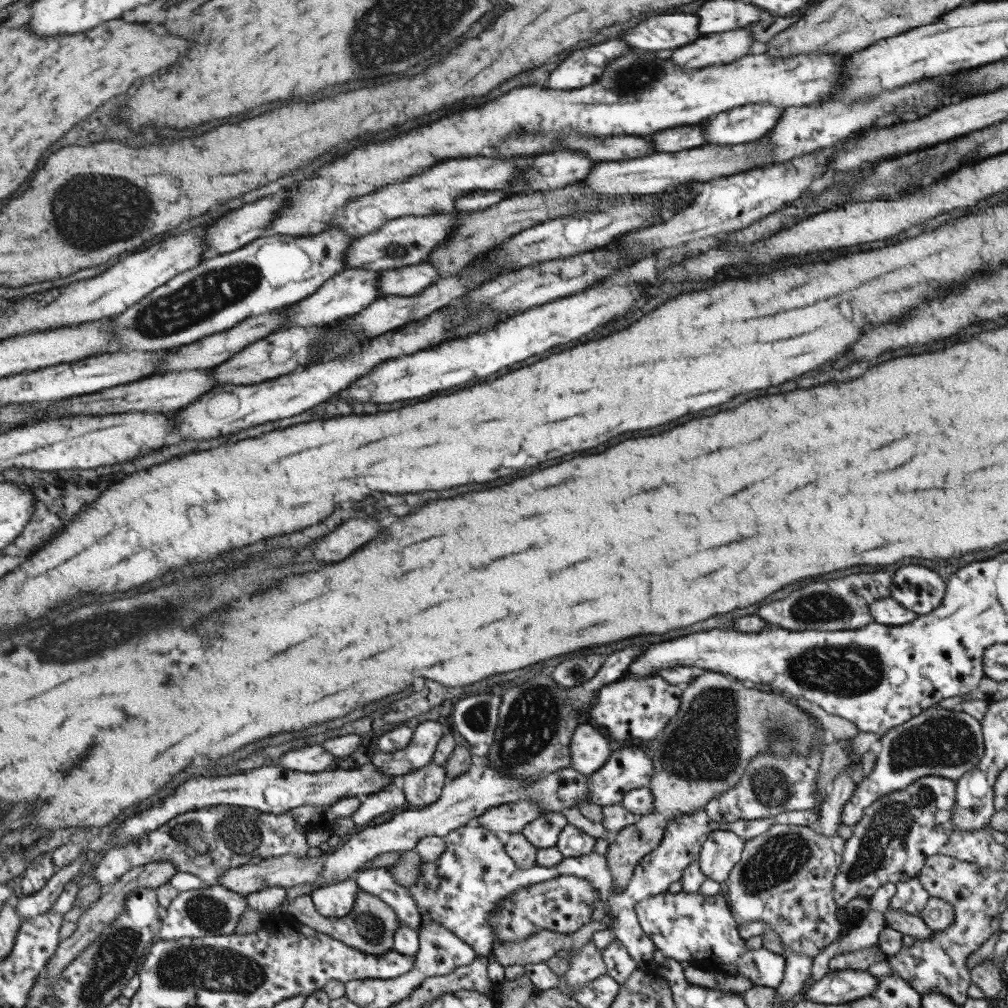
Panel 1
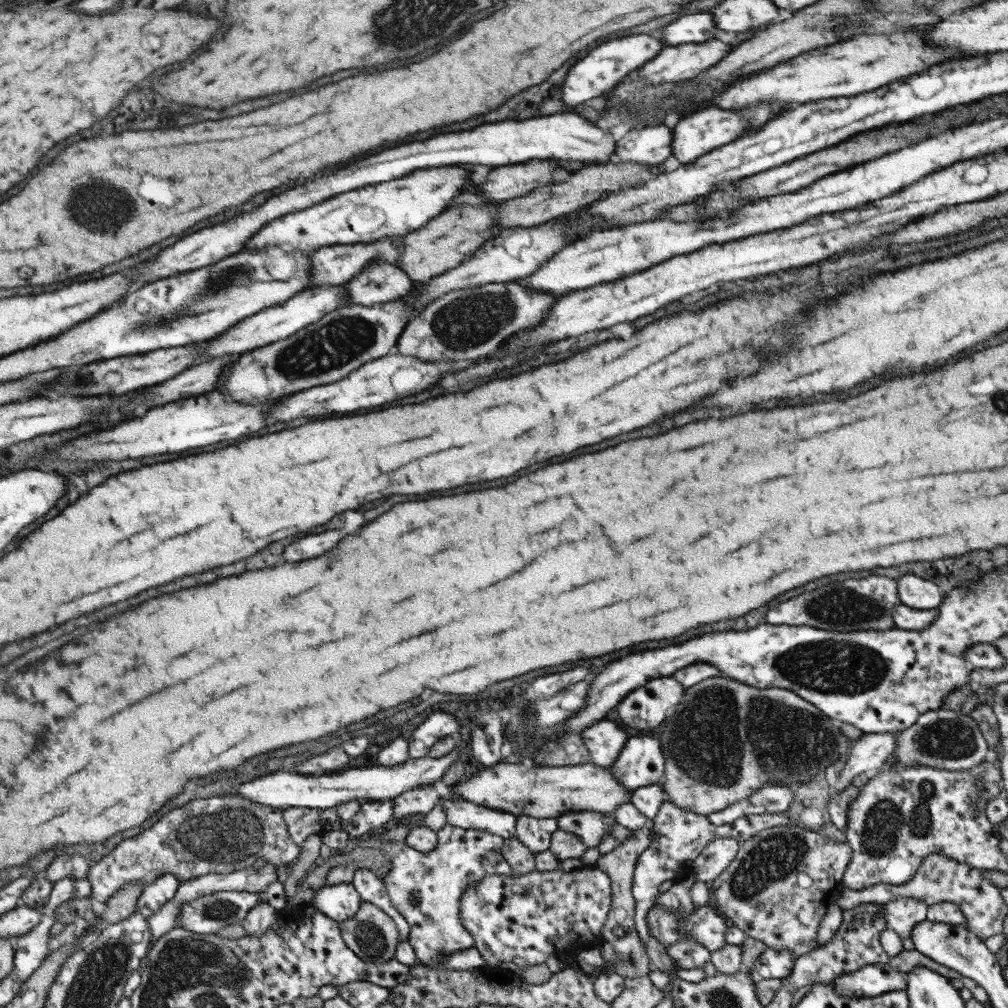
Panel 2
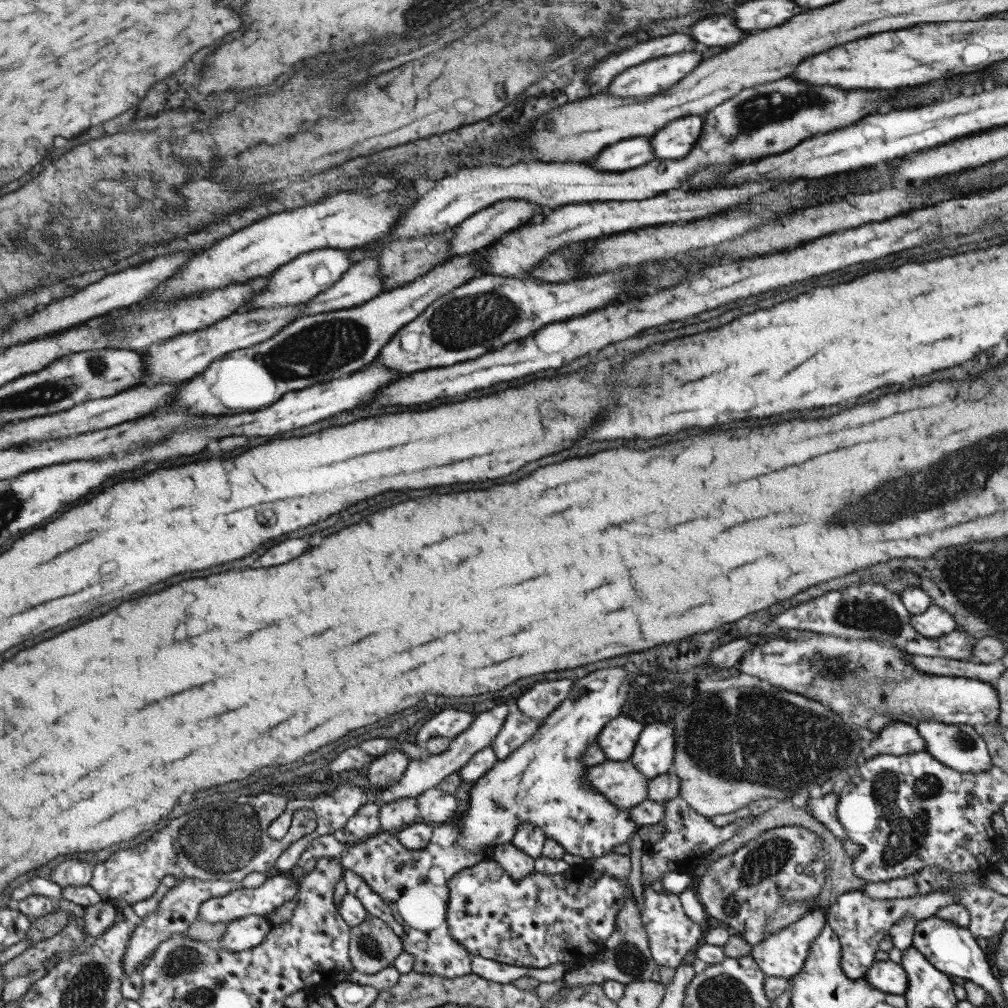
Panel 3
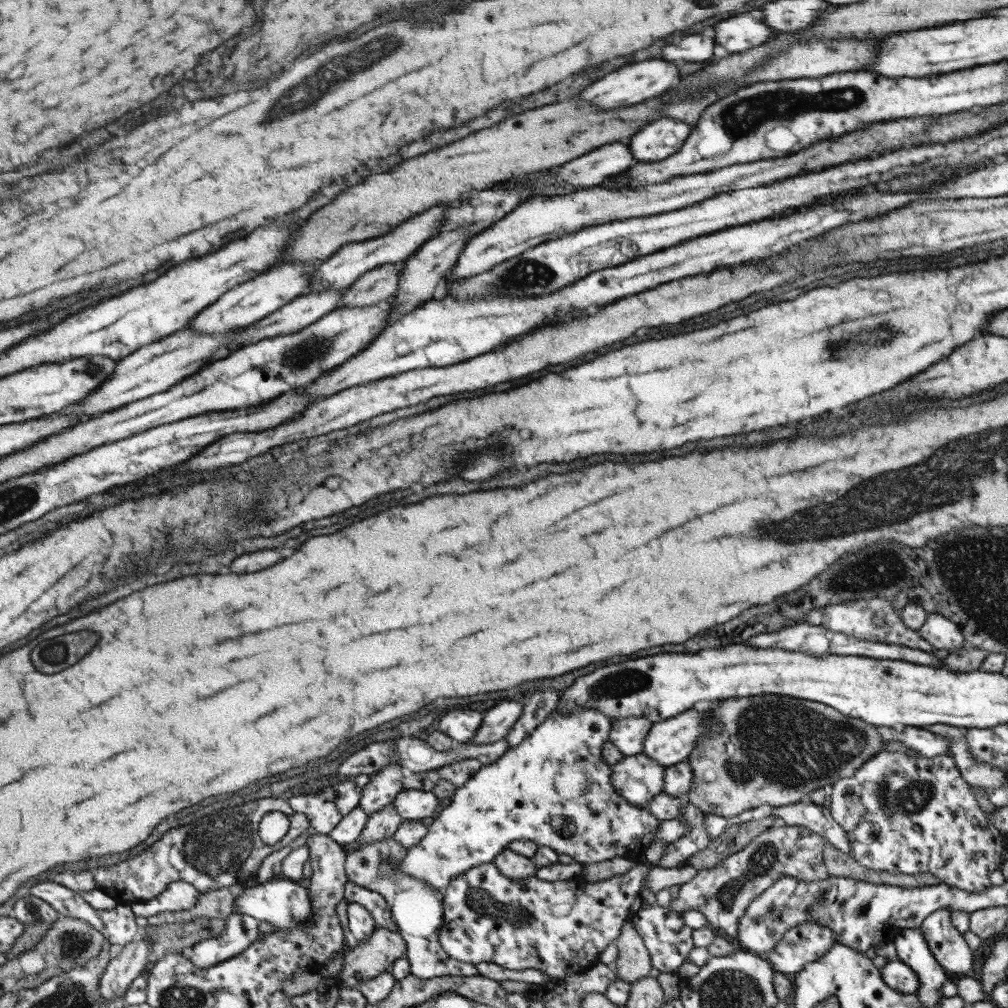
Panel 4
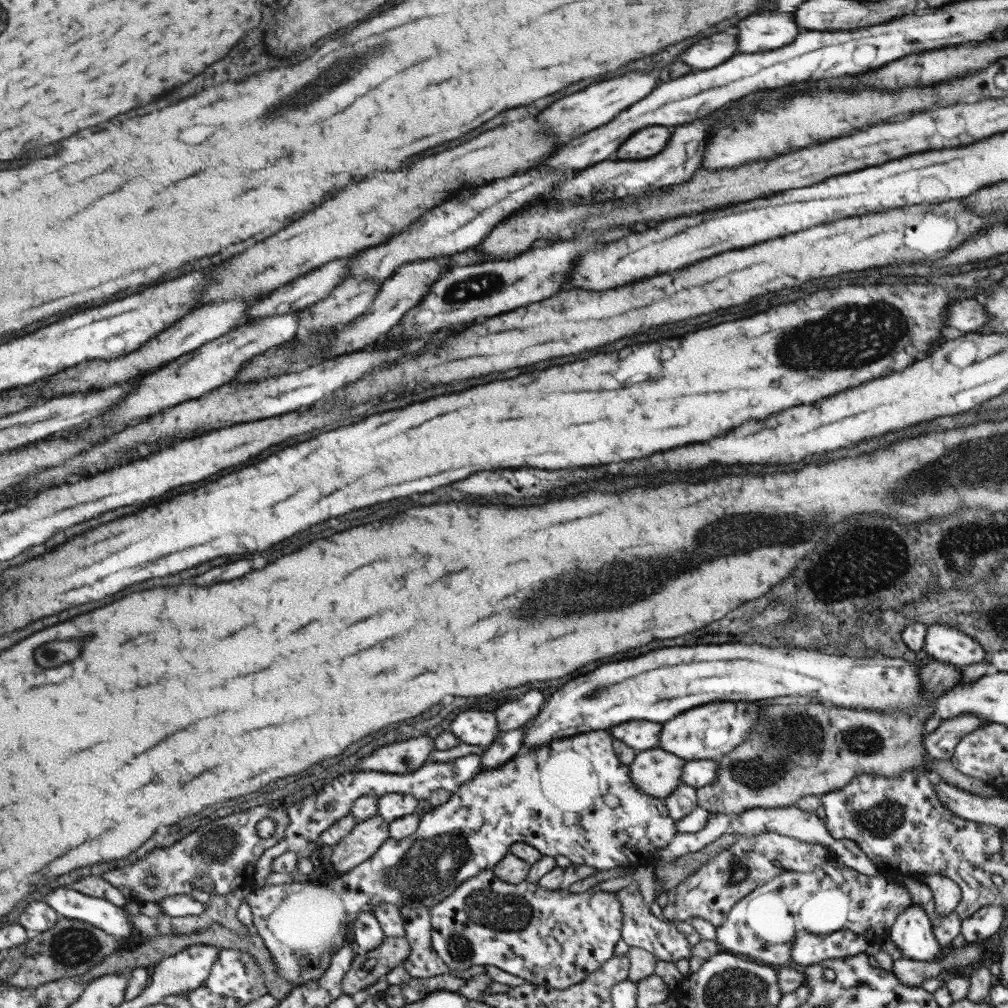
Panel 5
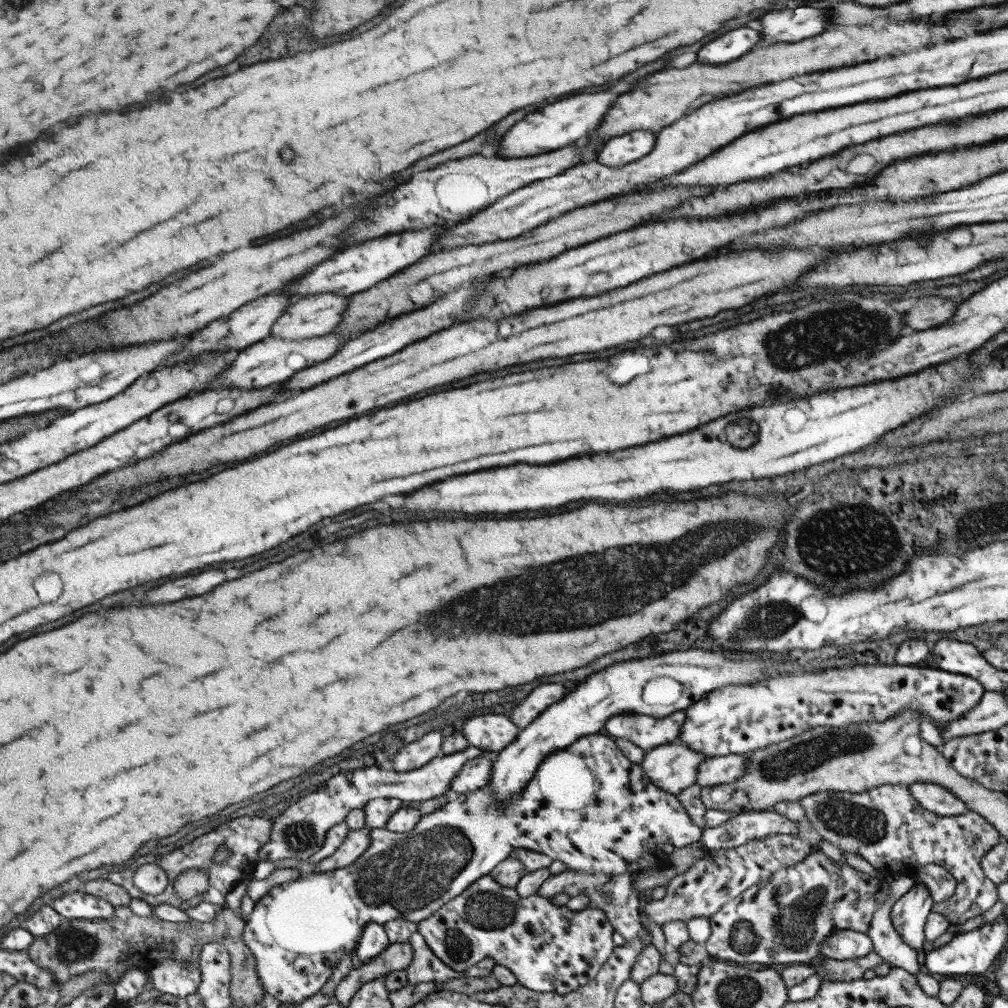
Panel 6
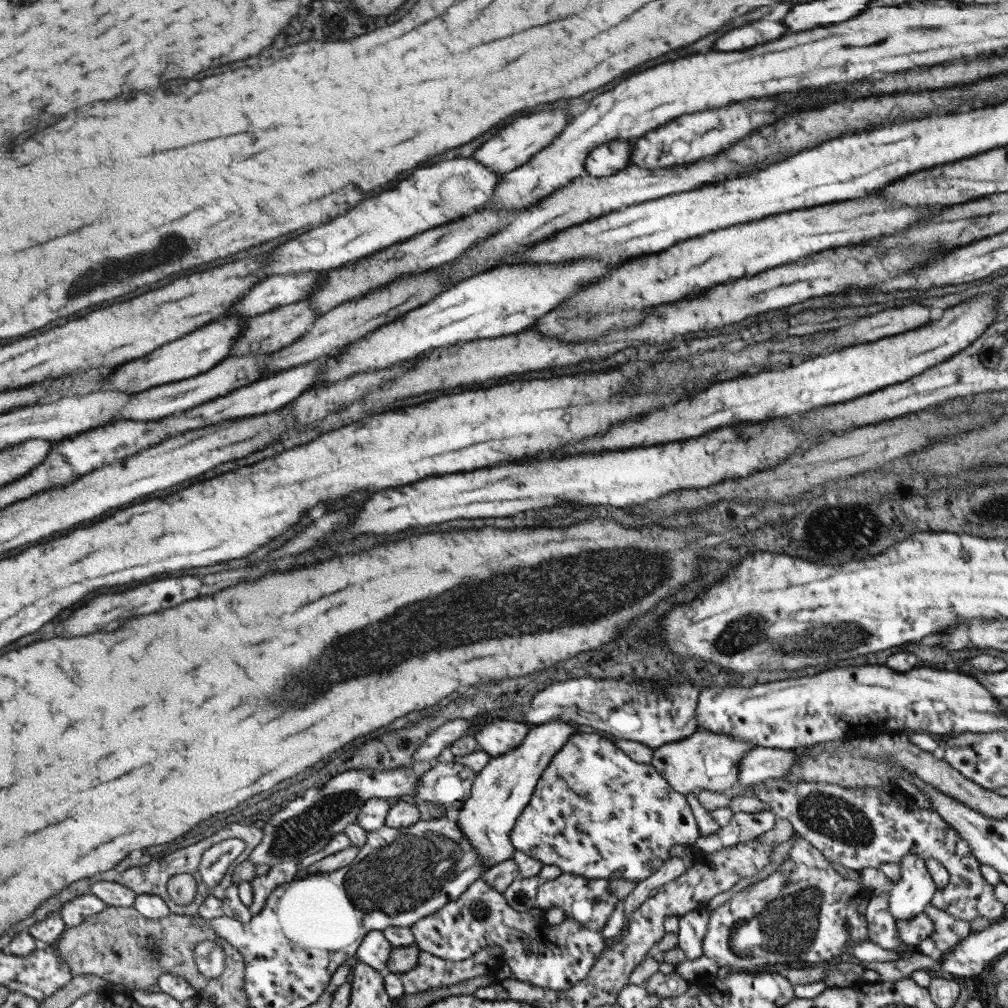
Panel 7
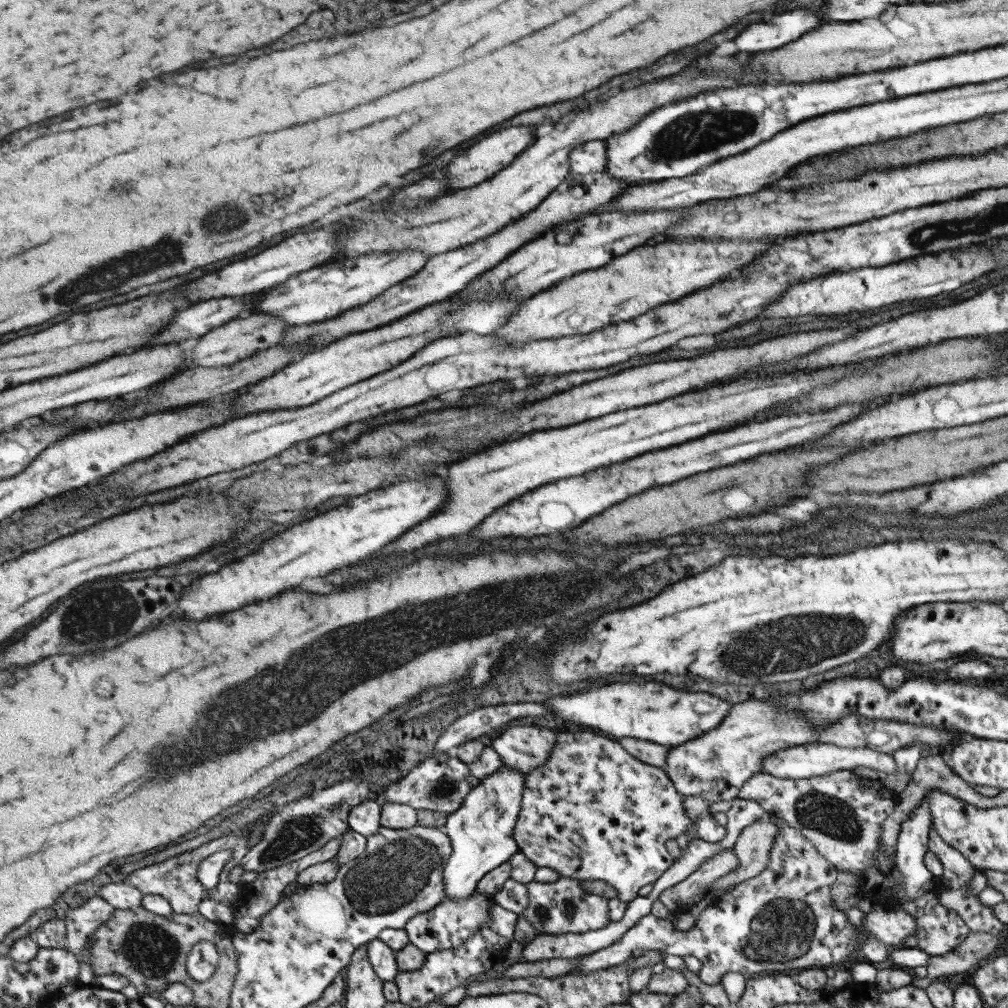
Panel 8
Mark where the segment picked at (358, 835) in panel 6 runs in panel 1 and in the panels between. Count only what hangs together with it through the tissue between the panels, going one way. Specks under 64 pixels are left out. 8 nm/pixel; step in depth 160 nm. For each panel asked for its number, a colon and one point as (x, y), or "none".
1: (421, 787)
2: (420, 800)
3: (392, 814)
4: (382, 824)
5: (364, 838)

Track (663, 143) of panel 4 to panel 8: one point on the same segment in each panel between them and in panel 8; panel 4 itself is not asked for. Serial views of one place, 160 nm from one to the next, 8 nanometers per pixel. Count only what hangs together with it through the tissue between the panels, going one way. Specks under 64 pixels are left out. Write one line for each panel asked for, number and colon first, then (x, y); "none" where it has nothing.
5: (648, 141)
6: (620, 150)
7: (605, 159)
8: (588, 157)

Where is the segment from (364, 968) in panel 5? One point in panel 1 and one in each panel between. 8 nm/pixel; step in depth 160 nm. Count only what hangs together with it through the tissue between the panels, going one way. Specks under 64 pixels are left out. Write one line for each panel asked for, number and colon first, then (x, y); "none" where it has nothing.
1: (369, 926)
2: (370, 934)
3: (372, 945)
4: (369, 958)

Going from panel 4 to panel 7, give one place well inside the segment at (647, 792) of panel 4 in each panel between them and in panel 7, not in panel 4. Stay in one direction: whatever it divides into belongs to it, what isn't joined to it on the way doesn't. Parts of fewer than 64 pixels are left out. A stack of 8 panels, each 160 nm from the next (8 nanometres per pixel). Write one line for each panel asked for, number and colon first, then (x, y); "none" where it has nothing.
5: (655, 772)
6: (672, 767)
7: (704, 760)

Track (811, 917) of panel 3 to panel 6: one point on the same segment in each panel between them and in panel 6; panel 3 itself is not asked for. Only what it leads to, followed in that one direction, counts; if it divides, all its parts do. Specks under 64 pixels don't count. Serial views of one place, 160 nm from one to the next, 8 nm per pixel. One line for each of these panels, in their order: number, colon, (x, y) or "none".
4: (801, 945)
5: (807, 949)
6: (842, 945)

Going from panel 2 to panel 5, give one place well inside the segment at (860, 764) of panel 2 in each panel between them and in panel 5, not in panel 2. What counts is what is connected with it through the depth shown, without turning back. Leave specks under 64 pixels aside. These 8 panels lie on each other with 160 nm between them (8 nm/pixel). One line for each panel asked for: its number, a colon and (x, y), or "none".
3: (897, 737)
4: (927, 744)
5: (939, 744)

